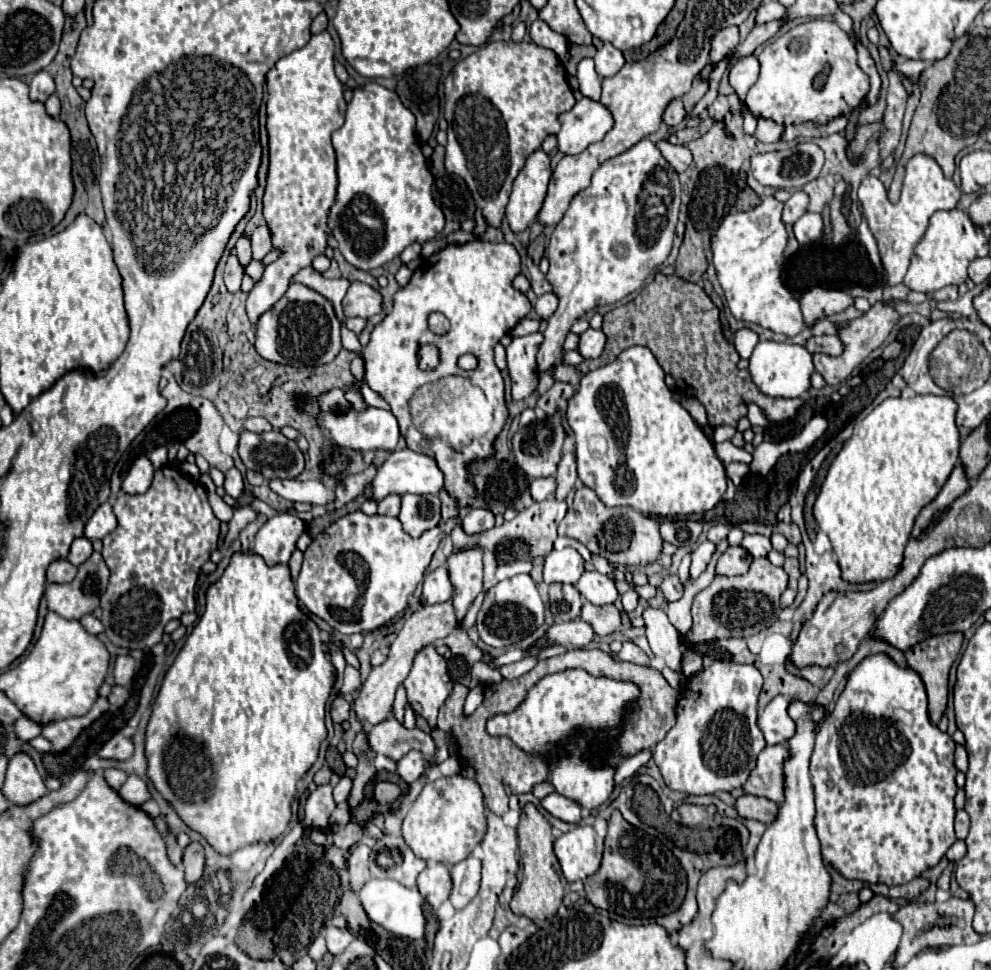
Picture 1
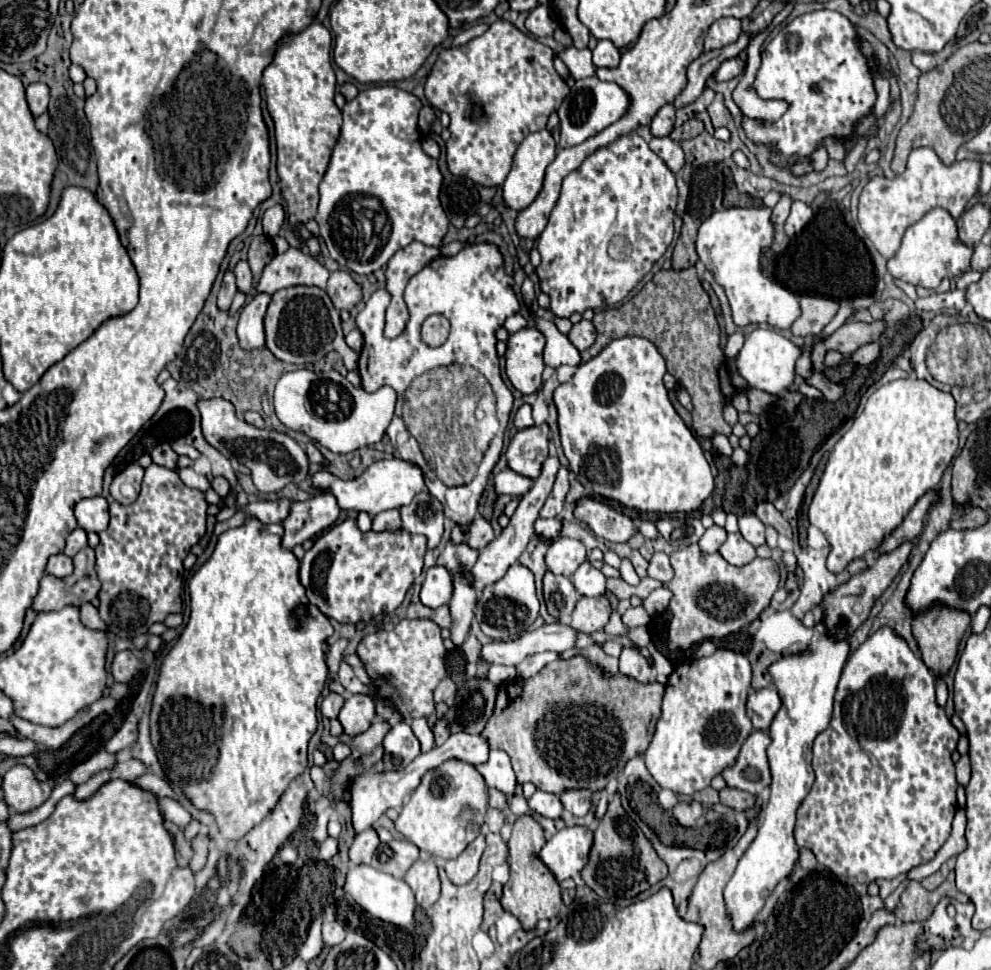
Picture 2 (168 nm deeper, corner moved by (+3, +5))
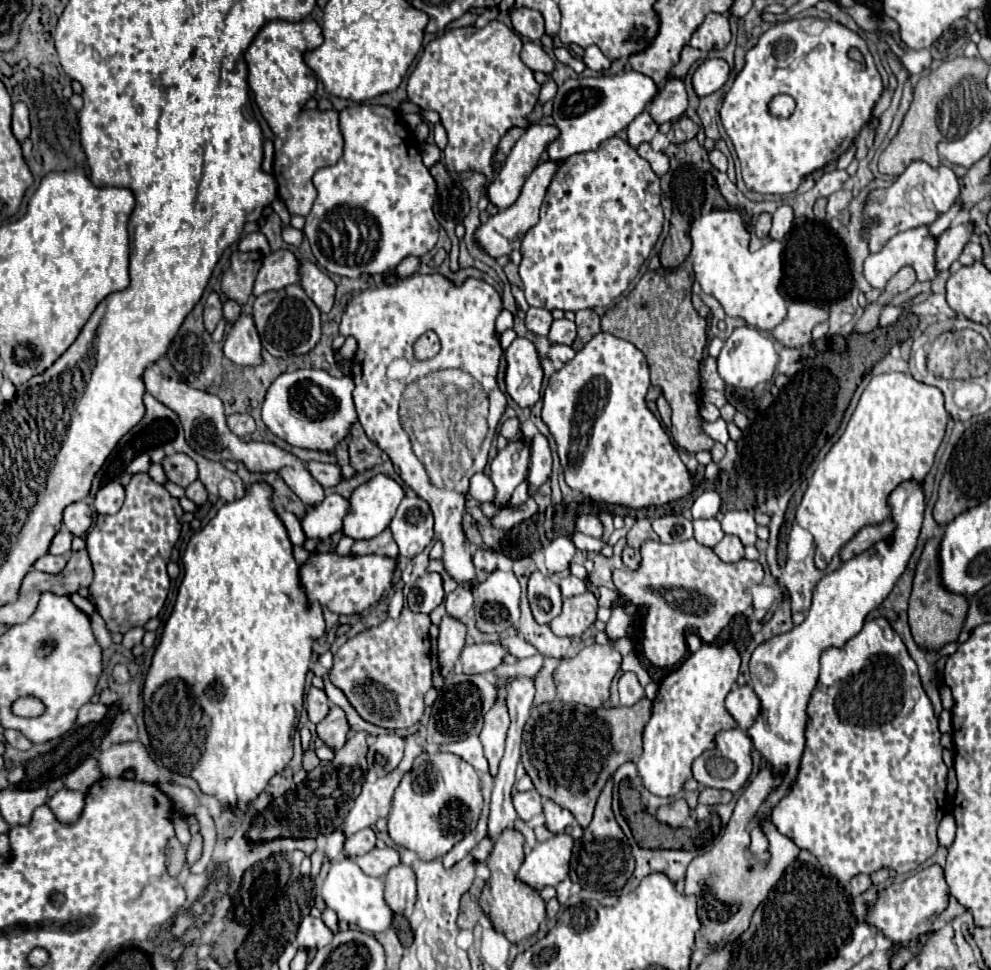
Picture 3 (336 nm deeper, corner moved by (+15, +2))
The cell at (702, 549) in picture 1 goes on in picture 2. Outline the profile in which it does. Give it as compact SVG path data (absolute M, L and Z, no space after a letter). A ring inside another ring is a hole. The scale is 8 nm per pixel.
M712 525L710 529L706 529L706 533L698 541L700 551L704 551L704 555L712 555L718 551L718 547L724 543L724 539L726 539L726 531L718 525Z

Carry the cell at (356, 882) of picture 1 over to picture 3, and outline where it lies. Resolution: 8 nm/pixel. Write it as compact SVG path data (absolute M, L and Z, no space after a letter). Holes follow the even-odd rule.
M364 828L356 834L352 834L346 844L344 844L344 852L350 856L350 858L356 858L360 854L366 854L370 852L372 848L376 846L376 834L372 828Z

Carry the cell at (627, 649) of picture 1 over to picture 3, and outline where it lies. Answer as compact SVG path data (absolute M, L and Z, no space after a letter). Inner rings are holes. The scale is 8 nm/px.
M632 672L622 674L622 678L618 680L618 692L622 706L634 706L636 702L640 702L640 698L644 698L644 688Z

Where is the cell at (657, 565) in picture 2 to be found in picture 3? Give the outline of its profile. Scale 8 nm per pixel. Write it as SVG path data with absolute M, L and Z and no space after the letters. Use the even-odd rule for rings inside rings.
M626 546L624 550L622 550L622 562L628 566L628 568L638 568L638 562L640 562L640 552L638 550L634 550L634 548L630 548L630 546Z

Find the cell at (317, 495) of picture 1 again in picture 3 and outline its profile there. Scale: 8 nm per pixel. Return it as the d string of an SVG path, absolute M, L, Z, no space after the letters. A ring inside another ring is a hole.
M384 474L374 476L368 484L356 488L356 492L350 496L350 512L344 518L342 534L352 540L376 538L380 532L384 532L390 526L402 498L404 498L404 490L400 488L400 484L396 484L392 478L388 478Z

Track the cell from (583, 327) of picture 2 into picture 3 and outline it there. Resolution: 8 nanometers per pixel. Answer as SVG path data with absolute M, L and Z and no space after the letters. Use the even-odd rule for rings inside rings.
M562 318L562 320L554 320L552 326L550 326L550 332L548 332L548 340L552 344L566 344L570 346L576 338L576 324Z

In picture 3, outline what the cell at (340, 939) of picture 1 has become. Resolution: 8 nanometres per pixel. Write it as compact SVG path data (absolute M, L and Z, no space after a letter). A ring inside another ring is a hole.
M306 916L298 928L296 944L302 950L316 950L316 948L322 948L328 942L332 942L332 938L334 938L334 934L326 928L326 924L320 918Z

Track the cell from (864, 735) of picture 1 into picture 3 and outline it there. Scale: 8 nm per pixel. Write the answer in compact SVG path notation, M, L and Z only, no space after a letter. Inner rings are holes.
M886 618L866 620L864 628L854 638L850 638L842 648L824 650L822 660L820 660L820 678L818 678L816 690L812 692L812 698L808 702L808 726L804 730L804 738L806 738L806 748L800 758L800 770L794 778L794 784L788 790L788 794L772 810L772 822L776 824L776 828L782 834L786 834L788 838L792 838L798 848L810 850L818 858L820 866L826 868L830 874L834 874L842 884L848 884L852 880L852 876L856 876L856 874L872 874L880 868L892 868L898 874L914 872L924 860L928 860L936 852L936 848L938 848L936 830L944 816L946 772L948 772L946 764L942 762L938 720L934 716L932 702L928 700L928 696L920 684L916 662L910 658L902 638L892 630L892 626L888 624Z

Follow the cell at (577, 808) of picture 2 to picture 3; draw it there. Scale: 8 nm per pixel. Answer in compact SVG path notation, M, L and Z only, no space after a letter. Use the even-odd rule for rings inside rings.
M546 800L546 802L544 802L544 816L546 816L546 828L548 828L550 832L554 832L554 834L564 832L564 830L574 822L574 816L572 816L568 810L560 808L560 806L558 806L556 802L552 802L552 800Z

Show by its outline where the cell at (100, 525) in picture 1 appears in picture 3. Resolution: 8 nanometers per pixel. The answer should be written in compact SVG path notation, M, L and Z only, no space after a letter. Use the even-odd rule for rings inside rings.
M72 502L64 510L62 522L74 536L84 536L92 524L92 508L86 502Z

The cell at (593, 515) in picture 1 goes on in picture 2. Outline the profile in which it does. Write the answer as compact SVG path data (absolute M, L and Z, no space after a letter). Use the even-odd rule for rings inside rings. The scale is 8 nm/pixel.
M580 497L576 501L574 517L586 523L596 537L612 543L628 543L638 533L638 525L630 517L592 497Z

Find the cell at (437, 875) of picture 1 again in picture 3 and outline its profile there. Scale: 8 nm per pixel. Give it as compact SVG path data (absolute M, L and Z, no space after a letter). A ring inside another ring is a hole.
M394 866L386 874L384 900L394 914L410 916L416 904L416 876L410 866Z

